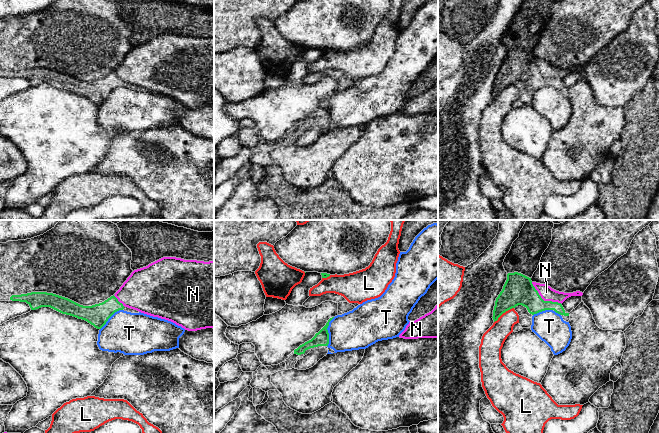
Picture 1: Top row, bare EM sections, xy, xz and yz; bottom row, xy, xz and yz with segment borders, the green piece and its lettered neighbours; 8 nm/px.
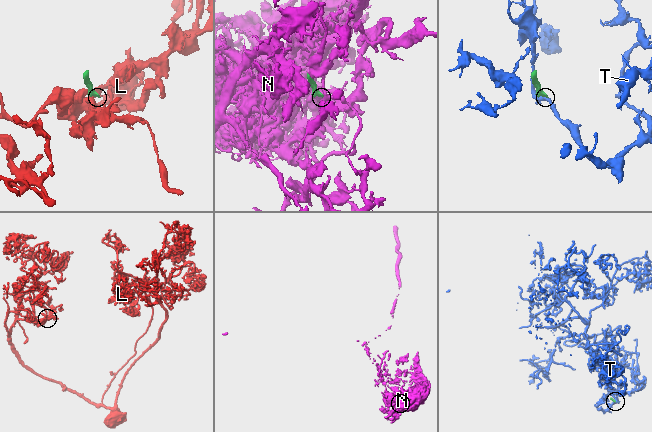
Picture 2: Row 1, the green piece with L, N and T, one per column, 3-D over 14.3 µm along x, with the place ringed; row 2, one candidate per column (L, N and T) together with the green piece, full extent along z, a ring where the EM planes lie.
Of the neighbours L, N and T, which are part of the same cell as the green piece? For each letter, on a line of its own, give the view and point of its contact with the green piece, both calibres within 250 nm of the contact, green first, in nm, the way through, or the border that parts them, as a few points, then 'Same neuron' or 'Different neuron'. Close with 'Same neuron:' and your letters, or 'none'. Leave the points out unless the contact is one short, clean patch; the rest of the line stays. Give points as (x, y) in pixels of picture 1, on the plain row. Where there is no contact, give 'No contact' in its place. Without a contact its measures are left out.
L: Touches green at yz (503, 88). Thickness 240 nm (green) against 180 nm. Different neuron
N: Touches green at yz (543, 76). Thickness 240 nm (green) against 110 nm. Different neuron
T: Touches green at xz (327, 108). Thickness 120 nm (green) against 320 nm. Different neuron
Same neuron: none

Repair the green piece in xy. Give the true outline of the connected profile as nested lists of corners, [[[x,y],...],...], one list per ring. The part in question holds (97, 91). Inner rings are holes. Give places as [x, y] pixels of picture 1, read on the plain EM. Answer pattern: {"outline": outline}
{"outline": [[[47,68],[12,71],[10,76],[26,78],[31,86],[50,83],[62,90],[85,96],[97,105],[101,105],[115,88],[124,85],[123,80],[114,71],[92,82],[83,82],[68,74]]]}

